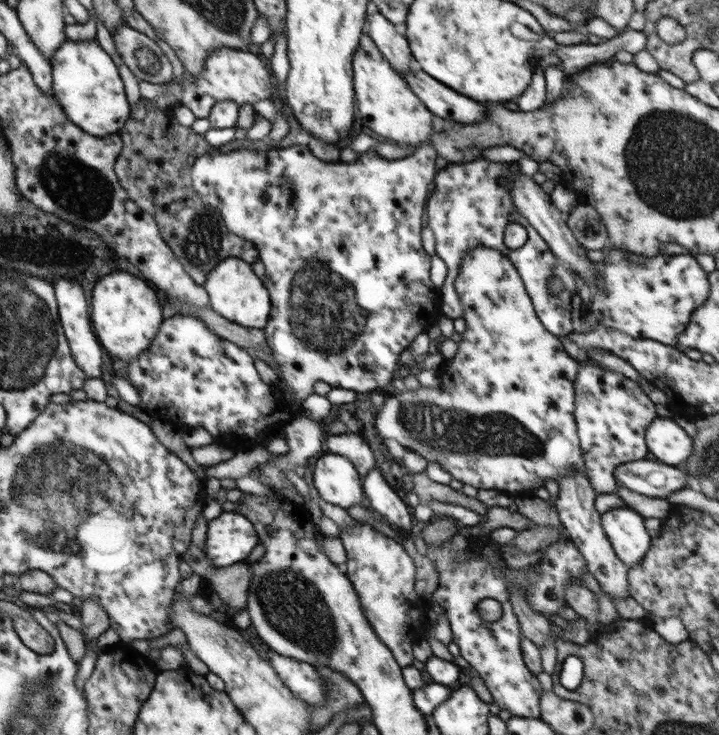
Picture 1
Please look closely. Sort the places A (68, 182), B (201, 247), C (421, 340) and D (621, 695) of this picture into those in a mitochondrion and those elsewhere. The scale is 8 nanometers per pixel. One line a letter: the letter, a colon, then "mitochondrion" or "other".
A: mitochondrion
B: mitochondrion
C: other
D: other

